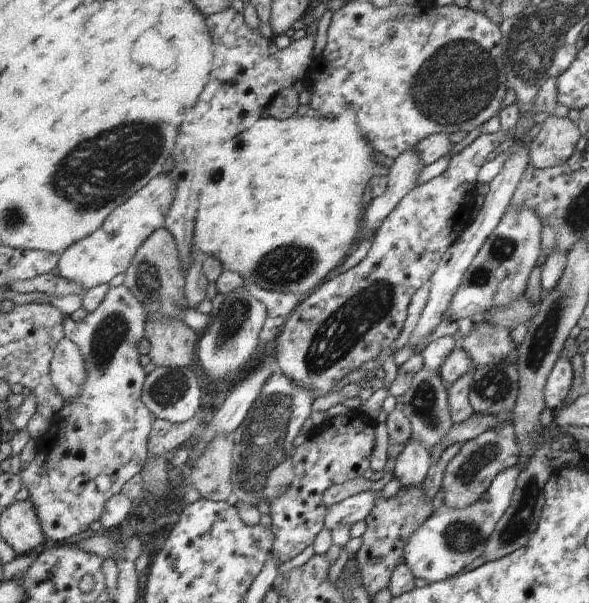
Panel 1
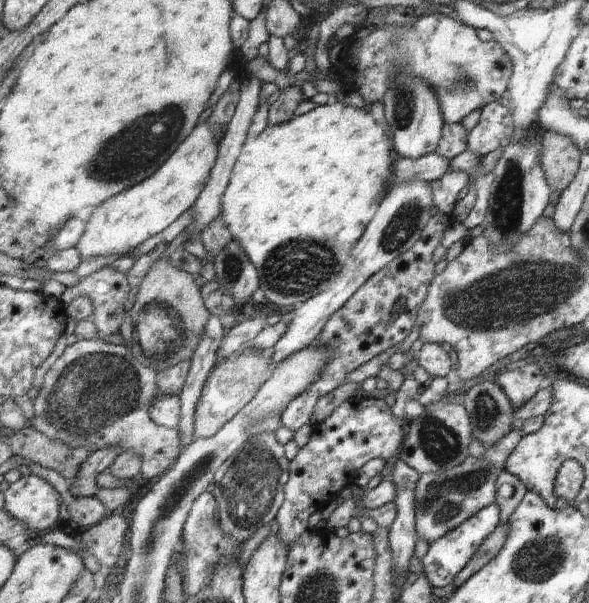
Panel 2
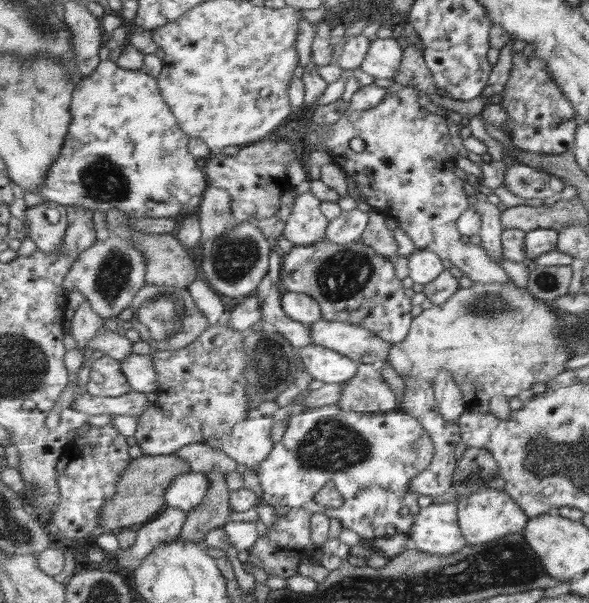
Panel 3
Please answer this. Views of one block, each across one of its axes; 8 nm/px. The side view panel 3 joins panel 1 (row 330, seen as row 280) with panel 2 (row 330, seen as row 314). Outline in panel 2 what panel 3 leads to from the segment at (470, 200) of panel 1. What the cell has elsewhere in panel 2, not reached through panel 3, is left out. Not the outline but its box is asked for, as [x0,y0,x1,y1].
[283,172,473,432]

